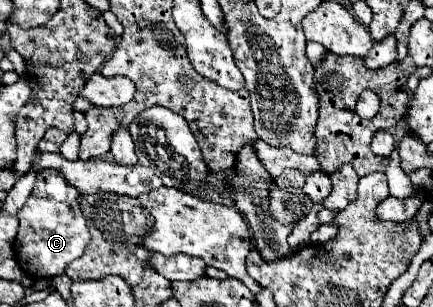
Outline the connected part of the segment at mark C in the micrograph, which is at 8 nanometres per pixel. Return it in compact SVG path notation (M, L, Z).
M42 170L36 176L34 190L28 196L26 206L20 208L18 222L16 258L30 278L52 278L64 274L68 264L80 258L90 242L88 226L78 206L78 192L56 170Z

